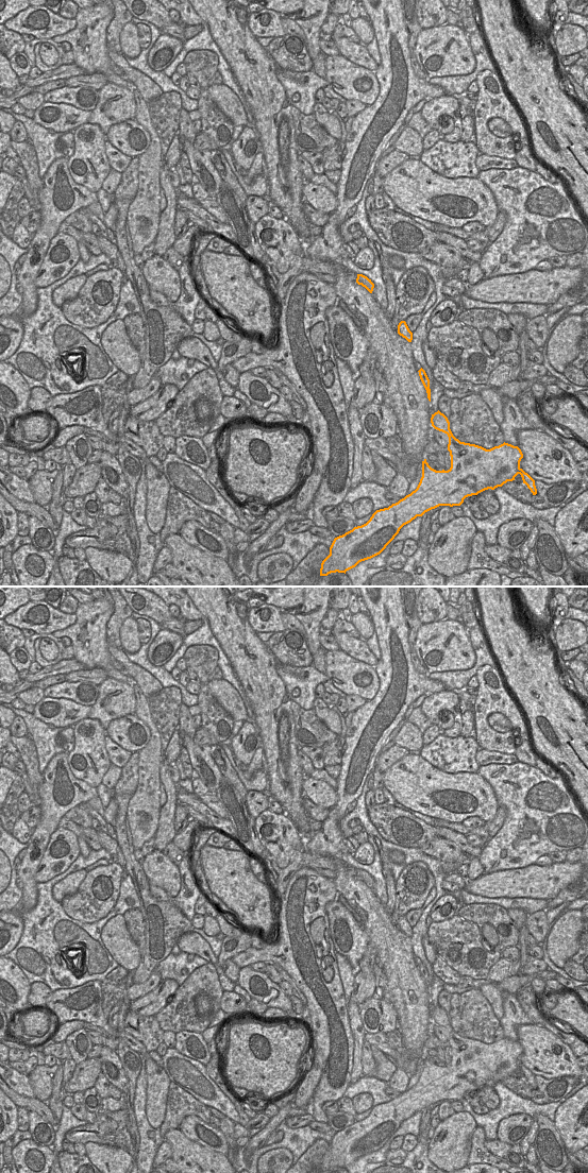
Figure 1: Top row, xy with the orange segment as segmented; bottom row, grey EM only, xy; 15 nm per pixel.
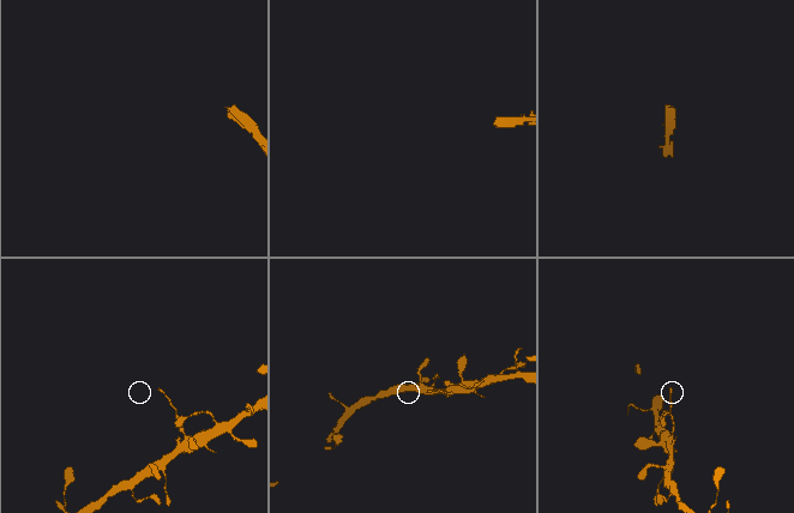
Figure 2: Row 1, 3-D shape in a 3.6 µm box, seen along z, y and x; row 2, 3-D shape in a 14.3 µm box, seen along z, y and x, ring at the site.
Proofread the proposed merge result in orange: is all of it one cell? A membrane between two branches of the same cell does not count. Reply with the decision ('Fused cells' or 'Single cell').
Fused cells

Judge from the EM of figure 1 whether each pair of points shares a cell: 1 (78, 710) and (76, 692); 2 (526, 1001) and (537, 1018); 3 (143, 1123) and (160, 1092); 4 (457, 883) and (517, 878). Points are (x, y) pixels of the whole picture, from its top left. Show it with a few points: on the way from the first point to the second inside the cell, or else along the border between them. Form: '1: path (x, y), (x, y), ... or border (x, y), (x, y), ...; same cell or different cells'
1: border (52, 697), (69, 698), (90, 707); different cells
2: path (531, 1005), (536, 1014); same cell
3: border (146, 1092), (147, 1121), (158, 1129); different cells
4: border (466, 879), (466, 884), (463, 888); different cells

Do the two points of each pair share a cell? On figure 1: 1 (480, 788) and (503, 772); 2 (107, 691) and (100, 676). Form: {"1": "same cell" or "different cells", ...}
{"1": "different cells", "2": "different cells"}

